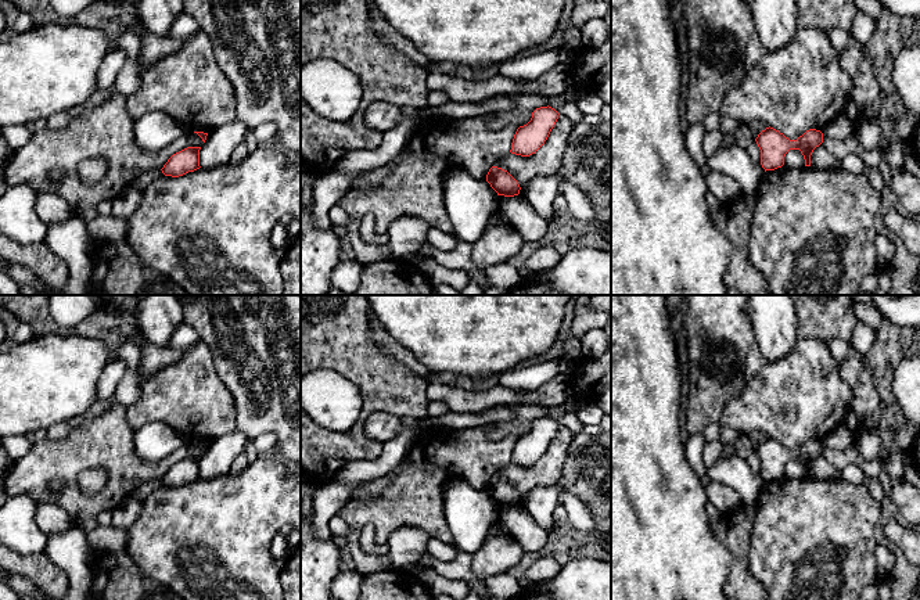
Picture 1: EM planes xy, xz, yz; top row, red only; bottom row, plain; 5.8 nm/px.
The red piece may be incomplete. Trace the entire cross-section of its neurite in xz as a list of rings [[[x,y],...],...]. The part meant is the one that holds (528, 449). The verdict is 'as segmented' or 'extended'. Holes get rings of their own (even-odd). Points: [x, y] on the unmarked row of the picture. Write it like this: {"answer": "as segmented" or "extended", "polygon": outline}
{"answer": "as segmented", "polygon": [[[549,416],[536,418],[532,423],[531,431],[517,439],[510,463],[521,467],[535,464],[547,450],[558,425],[560,424]]]}

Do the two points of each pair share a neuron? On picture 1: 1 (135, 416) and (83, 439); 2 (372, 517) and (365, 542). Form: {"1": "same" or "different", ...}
{"1": "different", "2": "different"}

